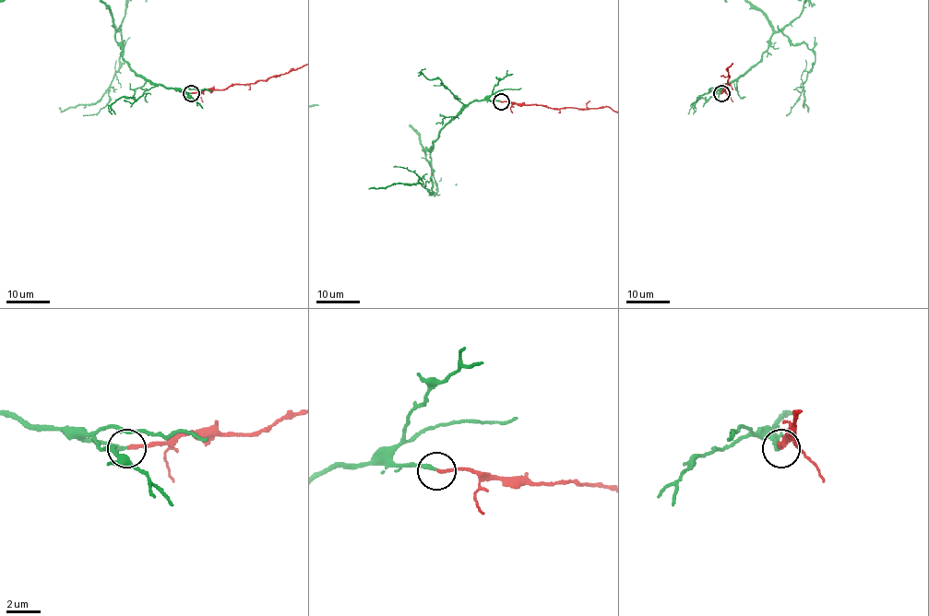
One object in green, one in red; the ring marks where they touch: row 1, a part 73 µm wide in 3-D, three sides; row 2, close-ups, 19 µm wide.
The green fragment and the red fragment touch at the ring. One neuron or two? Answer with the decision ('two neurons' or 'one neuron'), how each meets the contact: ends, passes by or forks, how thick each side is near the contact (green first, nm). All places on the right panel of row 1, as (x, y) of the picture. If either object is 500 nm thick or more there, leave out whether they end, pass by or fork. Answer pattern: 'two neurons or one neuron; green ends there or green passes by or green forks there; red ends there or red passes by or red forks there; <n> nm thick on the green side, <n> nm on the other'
one neuron; green ends there; red ends there; 260 nm thick on the green side, 200 nm on the other

